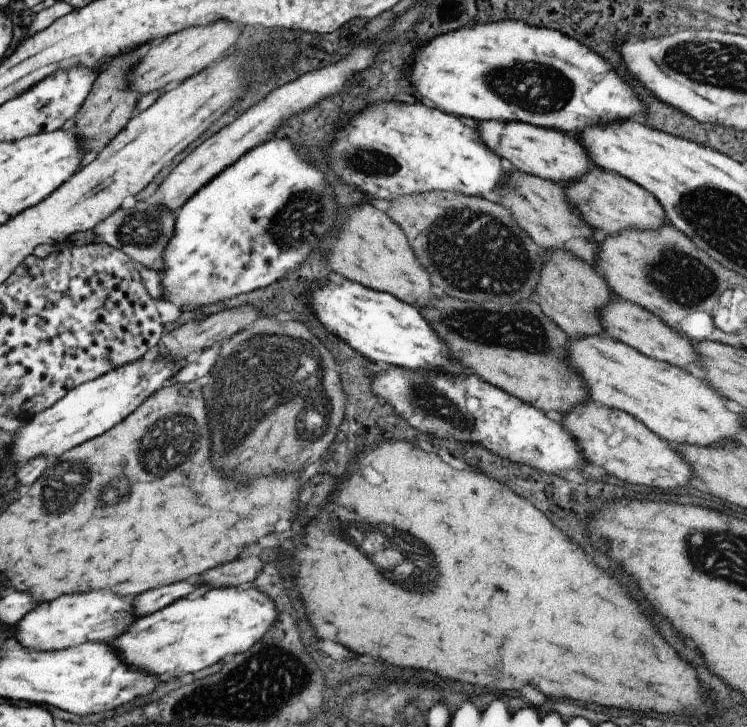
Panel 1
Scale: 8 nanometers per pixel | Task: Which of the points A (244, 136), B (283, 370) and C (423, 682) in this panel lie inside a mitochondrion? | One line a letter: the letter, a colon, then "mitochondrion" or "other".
A: other
B: mitochondrion
C: other

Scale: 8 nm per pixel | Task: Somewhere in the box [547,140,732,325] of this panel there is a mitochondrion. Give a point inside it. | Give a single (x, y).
(683, 280)

